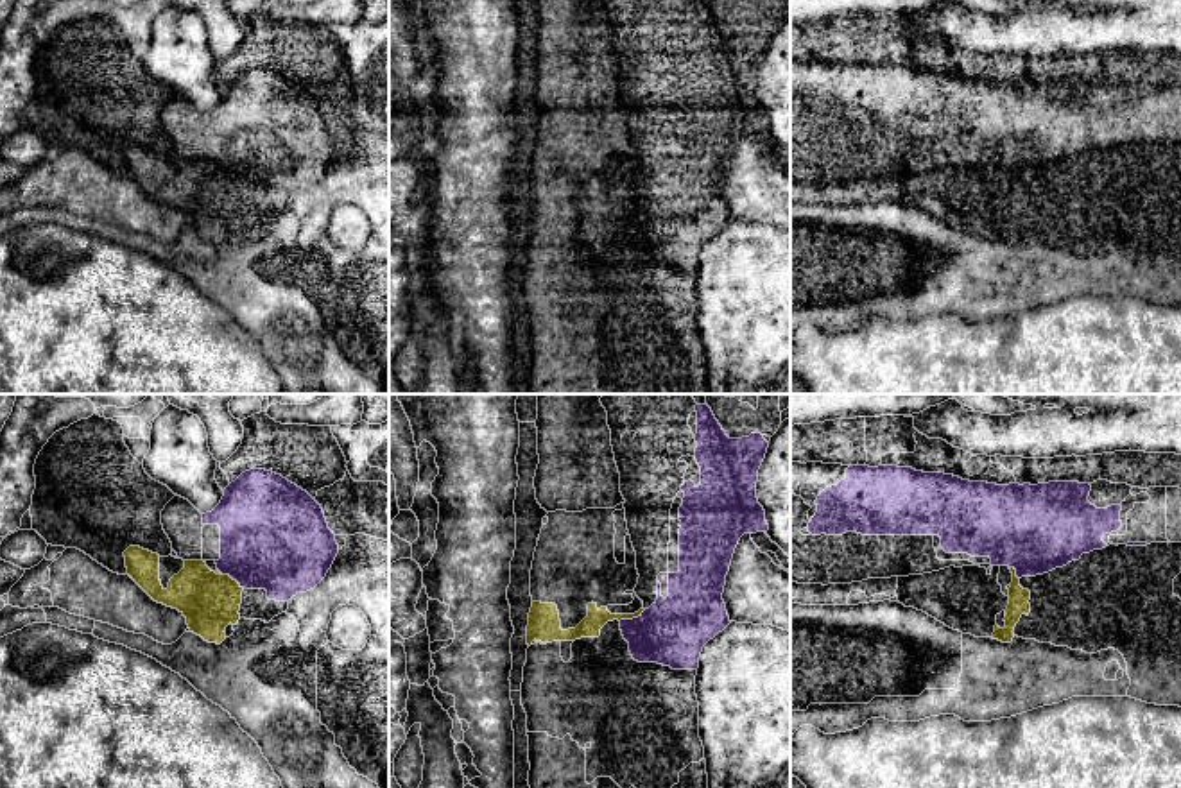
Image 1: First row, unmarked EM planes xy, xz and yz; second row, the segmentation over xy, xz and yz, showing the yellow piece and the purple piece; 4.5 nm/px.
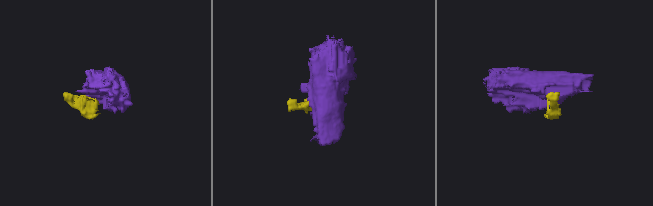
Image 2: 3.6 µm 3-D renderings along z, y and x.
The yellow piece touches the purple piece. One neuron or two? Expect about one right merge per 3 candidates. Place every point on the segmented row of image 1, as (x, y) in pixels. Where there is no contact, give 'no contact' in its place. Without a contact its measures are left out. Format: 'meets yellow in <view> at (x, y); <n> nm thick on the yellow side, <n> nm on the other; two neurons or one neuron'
meets yellow in xy at (230, 577); 260 nm thick on the yellow side, 460 nm on the other; two neurons

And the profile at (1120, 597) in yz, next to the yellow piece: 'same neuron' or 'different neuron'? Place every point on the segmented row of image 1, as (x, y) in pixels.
same neuron

